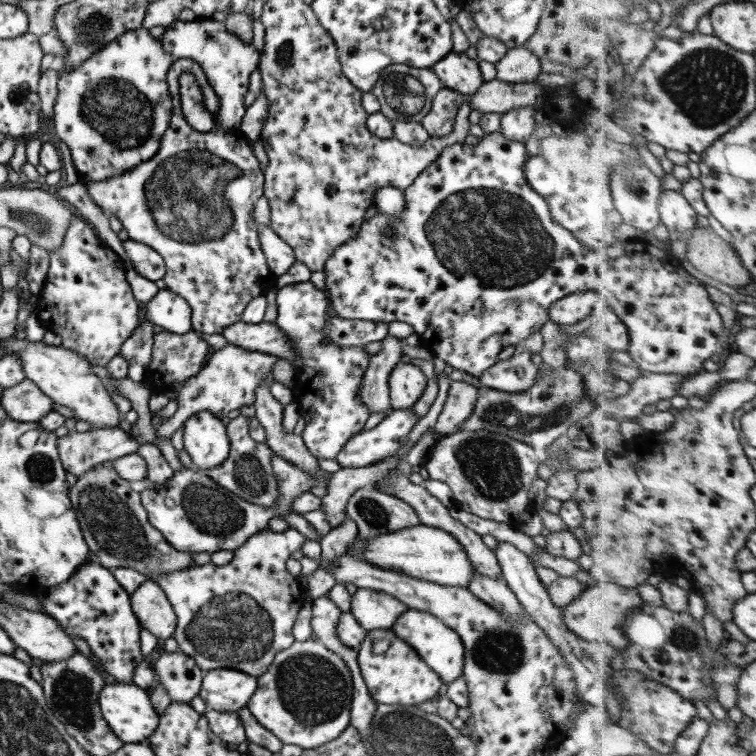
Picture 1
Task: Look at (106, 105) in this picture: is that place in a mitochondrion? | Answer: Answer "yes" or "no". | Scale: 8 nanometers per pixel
yes

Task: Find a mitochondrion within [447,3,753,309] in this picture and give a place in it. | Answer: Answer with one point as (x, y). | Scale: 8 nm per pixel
(708, 85)

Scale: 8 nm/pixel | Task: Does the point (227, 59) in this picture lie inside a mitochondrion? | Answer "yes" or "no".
no

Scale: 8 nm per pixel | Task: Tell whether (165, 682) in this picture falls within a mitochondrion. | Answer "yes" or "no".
no

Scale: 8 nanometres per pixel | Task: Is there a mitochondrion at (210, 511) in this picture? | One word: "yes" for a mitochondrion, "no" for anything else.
yes

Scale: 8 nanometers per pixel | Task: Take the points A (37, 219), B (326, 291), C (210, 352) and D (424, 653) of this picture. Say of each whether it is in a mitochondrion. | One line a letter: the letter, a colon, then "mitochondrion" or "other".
A: mitochondrion
B: other
C: other
D: other

